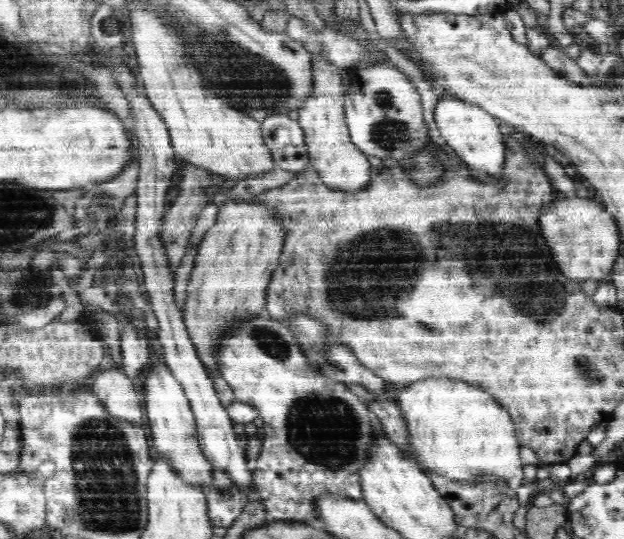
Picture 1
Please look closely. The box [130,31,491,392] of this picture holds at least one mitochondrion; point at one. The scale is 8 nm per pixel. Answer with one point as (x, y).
(253, 82)

